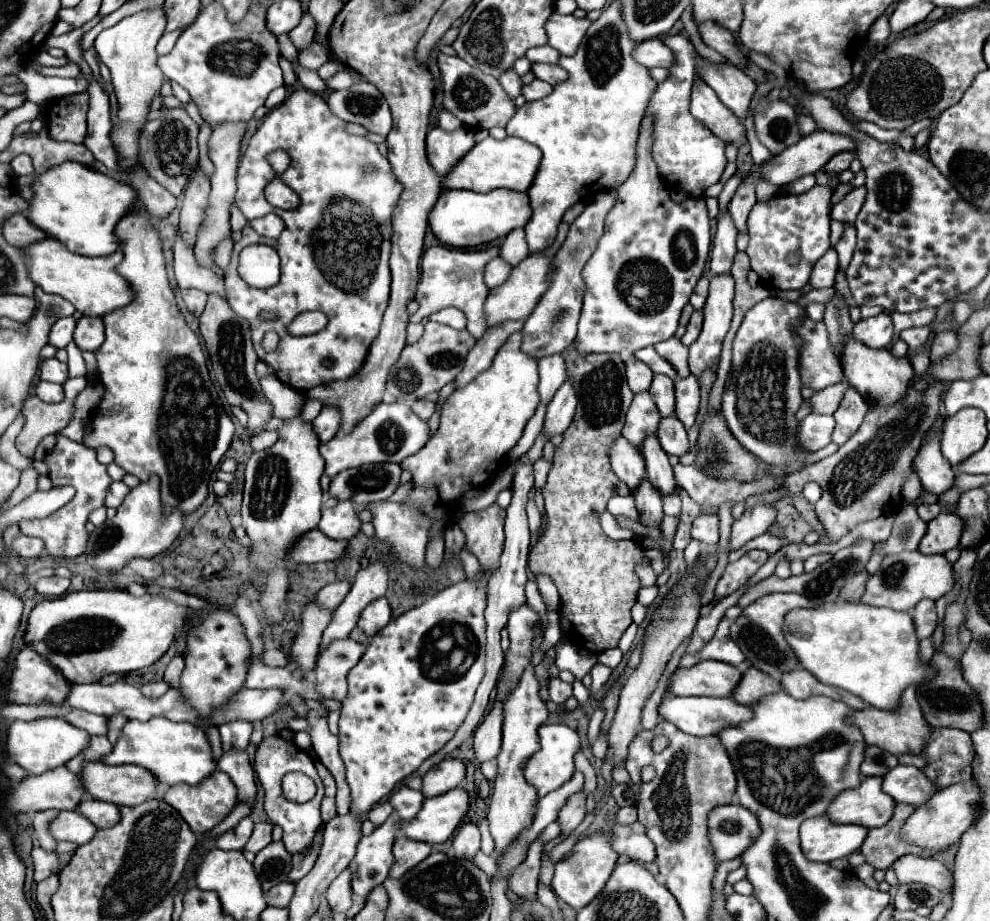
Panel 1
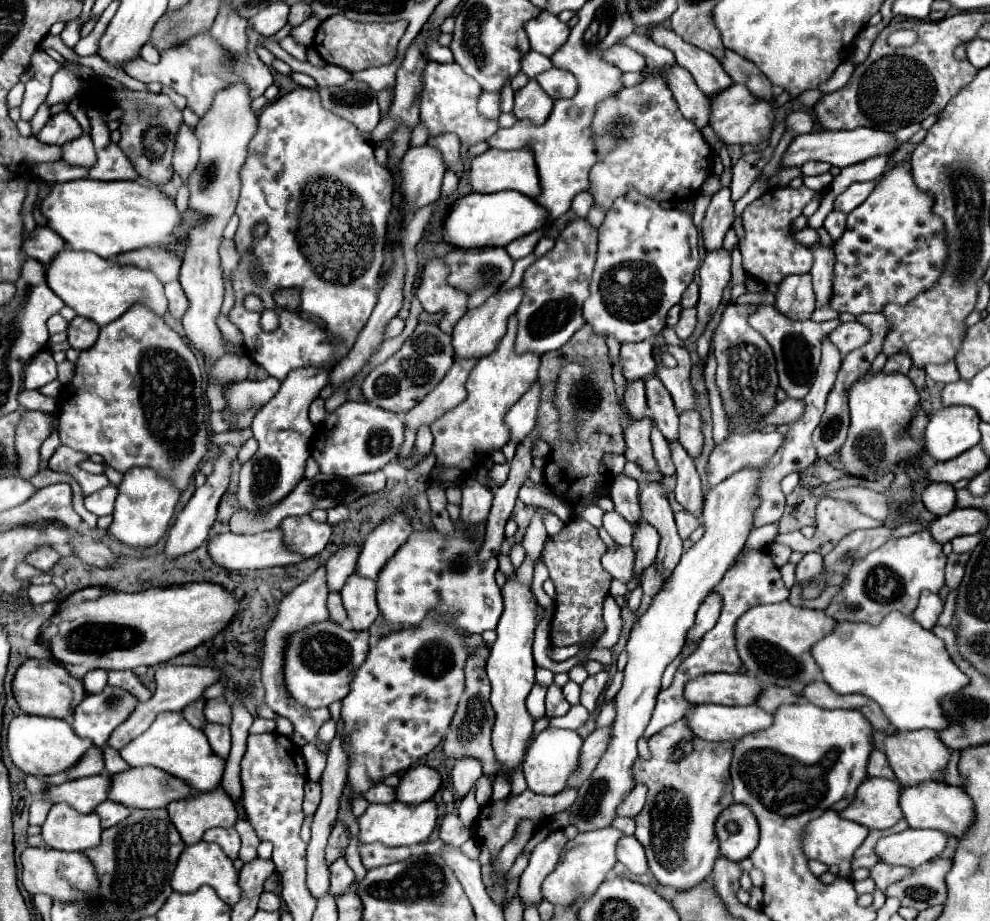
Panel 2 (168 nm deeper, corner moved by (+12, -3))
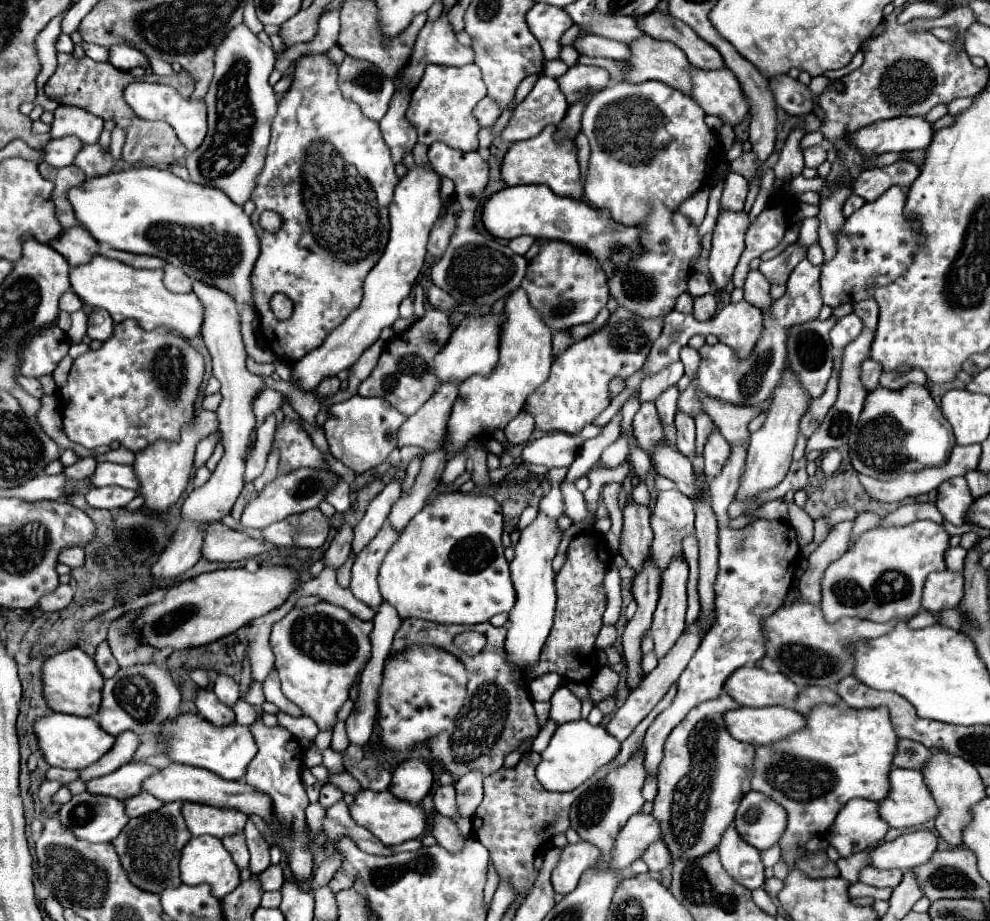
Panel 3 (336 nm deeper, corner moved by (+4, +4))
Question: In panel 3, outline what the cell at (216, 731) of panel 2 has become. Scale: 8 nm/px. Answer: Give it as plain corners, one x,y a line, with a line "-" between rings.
200,689
198,699
196,699
196,709
198,709
198,715
202,715
206,721
210,721
216,727
226,727
236,721
234,711
230,707
222,705
218,701
218,697
214,695
214,691

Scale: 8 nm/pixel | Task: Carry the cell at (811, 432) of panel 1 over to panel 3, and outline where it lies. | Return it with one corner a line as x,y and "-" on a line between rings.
730,445
730,457
726,465
722,467
720,475
712,477
708,483
712,507
714,507
714,513
718,517
718,527
720,527
720,533
718,533
720,571
714,581
716,617
714,617
714,625
702,639
698,651
694,653
688,667
680,675
678,693
672,705
664,709
646,731
646,737
644,737
646,763
644,765
648,773
658,771
658,763
662,759
666,737
688,715
688,711
704,701
710,701
722,695
722,685
734,669
744,667
744,665
754,665
758,659
764,657
764,637
760,633
760,619
768,613
774,613
782,605
794,581
794,571
798,565
798,543
790,535
790,531
794,529
788,521
756,519
746,529
728,527
730,519
726,517
726,509
734,501
738,479
744,467
744,459
746,459
746,445

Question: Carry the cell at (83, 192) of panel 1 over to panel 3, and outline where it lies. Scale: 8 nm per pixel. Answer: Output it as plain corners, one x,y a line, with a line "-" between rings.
130,167
104,177
86,179
82,185
68,191
68,201
80,225
92,233
98,243
120,251
162,257
166,263
182,267
186,275
230,293
238,305
254,307
250,273
260,253
258,237
250,217
244,215
242,207
234,205
220,189
182,181
174,173
156,167

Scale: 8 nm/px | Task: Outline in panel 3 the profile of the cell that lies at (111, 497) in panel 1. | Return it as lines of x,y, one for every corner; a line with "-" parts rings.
94,487
88,491
86,501
92,507
98,509
122,509
128,501
132,501
138,493
132,489
124,489
124,487

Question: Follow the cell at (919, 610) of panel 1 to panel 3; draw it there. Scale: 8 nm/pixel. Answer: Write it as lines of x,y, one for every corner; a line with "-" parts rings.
948,569
940,573
930,573
924,585
922,607
930,613
954,609
962,599
962,589
964,589
962,573
952,573

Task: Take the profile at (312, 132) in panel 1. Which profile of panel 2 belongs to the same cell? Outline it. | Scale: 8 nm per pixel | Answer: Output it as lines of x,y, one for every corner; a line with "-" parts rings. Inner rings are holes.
296,88
262,110
258,118
258,132
248,146
248,158
244,168
240,170
240,178
242,190
236,206
240,226
236,230
234,242
242,252
242,260
232,280
236,295
230,320
244,334
248,356
278,380
284,380
288,372
296,368
332,366
340,362
354,346
360,328
364,328
364,324
368,322
368,316
372,314
372,308
378,300
378,276
384,262
394,176
388,168
376,162
372,142
360,138
358,128
352,122
322,108
318,90
-
258,222
268,222
270,226
268,234
262,240
254,240
250,234
252,226
-
250,266
260,270
260,280
252,278
-
282,288
300,290
298,310
282,310
274,304
274,294
-
250,292
256,292
262,298
265,309
278,310
280,324
274,332
266,332
261,328
261,312
244,308
244,296
-
310,316
322,318
326,322
326,328
322,330
314,322
306,320

